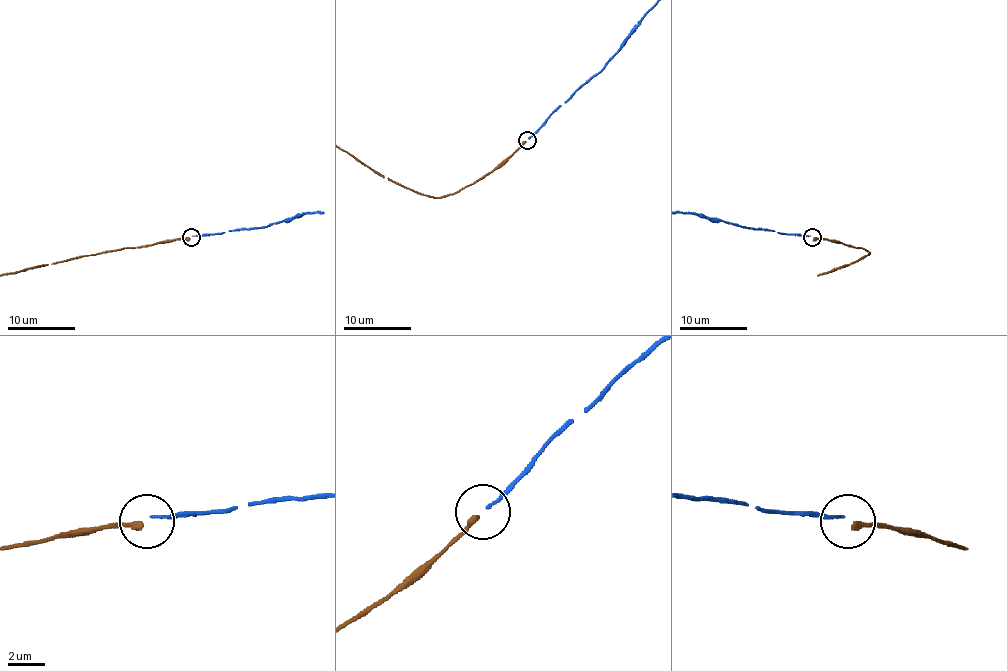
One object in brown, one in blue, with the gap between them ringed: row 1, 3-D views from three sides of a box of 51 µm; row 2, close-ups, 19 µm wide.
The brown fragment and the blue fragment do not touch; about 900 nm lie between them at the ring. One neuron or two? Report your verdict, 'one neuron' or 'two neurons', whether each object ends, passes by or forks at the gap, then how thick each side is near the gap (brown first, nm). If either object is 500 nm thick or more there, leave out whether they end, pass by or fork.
two neurons; brown ends there; blue ends there; 280 nm thick on the brown side, 130 nm on the other

